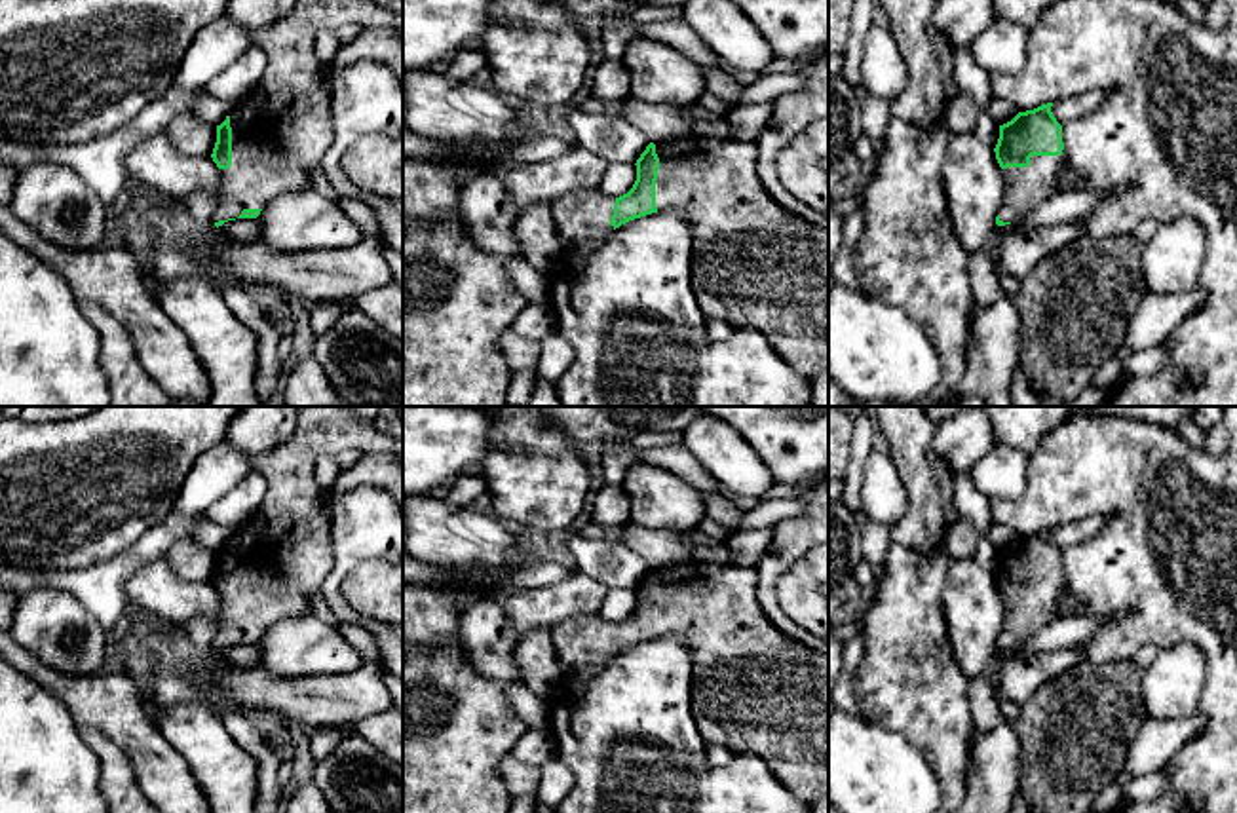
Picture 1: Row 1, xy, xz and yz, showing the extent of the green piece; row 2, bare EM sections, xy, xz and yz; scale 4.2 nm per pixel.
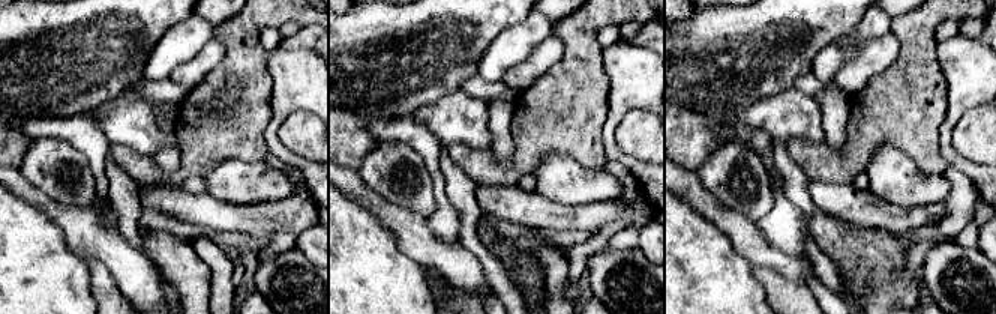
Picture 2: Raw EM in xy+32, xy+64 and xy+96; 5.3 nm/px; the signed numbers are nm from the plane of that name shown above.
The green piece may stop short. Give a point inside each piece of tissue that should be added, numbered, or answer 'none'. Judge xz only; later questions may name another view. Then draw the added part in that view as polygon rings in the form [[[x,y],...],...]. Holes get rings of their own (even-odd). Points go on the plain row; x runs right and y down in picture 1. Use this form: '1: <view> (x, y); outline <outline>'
1: xz (755, 690); outline [[[686,560],[657,568],[657,636],[682,638],[694,657],[692,716],[705,743],[733,754],[760,756],[773,775],[806,805],[828,800],[828,657],[779,633],[756,600],[756,570],[751,566]]]

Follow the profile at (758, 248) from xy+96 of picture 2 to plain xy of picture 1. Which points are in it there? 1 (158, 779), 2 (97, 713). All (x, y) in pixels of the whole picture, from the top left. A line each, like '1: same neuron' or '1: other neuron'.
1: same neuron
2: same neuron

